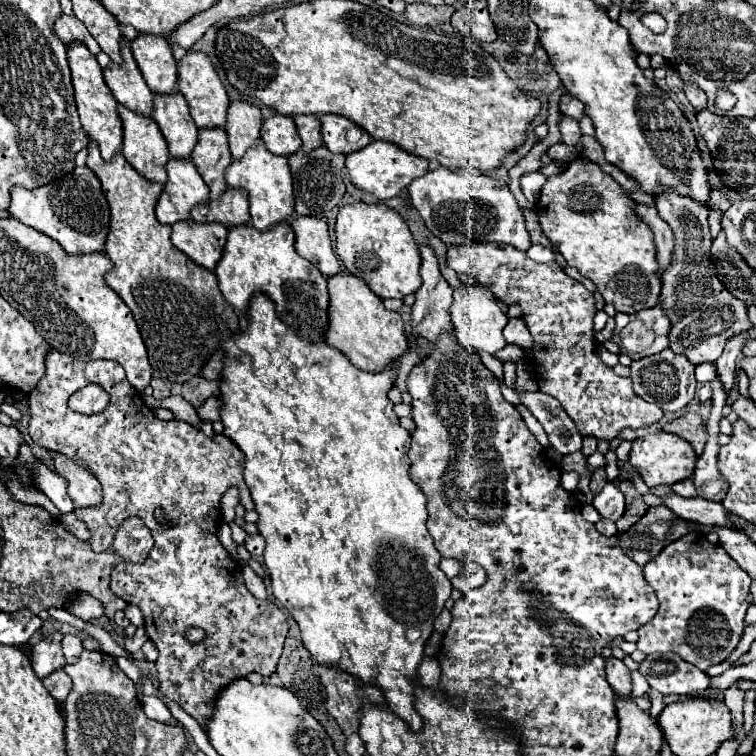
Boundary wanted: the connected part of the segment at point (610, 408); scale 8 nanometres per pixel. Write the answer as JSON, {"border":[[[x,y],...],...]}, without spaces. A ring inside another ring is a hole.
{"border":[[[482,242],[482,244],[470,244],[470,246],[450,246],[448,252],[448,266],[456,272],[468,274],[474,280],[486,284],[504,304],[512,306],[518,304],[522,308],[522,320],[526,322],[530,334],[532,334],[532,348],[524,354],[524,362],[532,366],[532,374],[536,376],[538,388],[544,394],[550,394],[558,398],[562,408],[568,412],[568,416],[574,420],[578,432],[582,436],[592,436],[596,440],[614,440],[624,428],[646,428],[656,424],[662,418],[662,410],[656,404],[650,404],[636,396],[632,390],[632,378],[622,378],[612,372],[610,366],[606,366],[598,352],[598,342],[594,338],[592,330],[592,318],[596,314],[594,296],[588,292],[578,280],[572,280],[564,274],[564,270],[556,262],[534,262],[526,256],[526,252],[514,250],[514,246],[496,244],[496,242]]]}

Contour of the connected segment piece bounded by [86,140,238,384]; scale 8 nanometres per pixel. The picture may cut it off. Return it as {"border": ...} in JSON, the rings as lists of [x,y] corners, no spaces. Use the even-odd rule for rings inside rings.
{"border":[[[94,140],[88,144],[86,166],[102,182],[102,192],[110,206],[110,234],[106,236],[104,252],[114,268],[106,274],[106,282],[130,308],[140,328],[152,376],[170,384],[184,384],[200,374],[204,362],[212,356],[212,348],[218,348],[220,344],[214,316],[222,316],[226,326],[236,332],[238,314],[228,302],[224,302],[216,274],[180,252],[170,242],[172,228],[156,220],[154,204],[162,192],[162,184],[140,176],[126,162],[122,152],[110,162],[104,162]]]}

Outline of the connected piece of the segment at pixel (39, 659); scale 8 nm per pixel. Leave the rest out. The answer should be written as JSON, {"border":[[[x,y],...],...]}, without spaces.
{"border":[[[54,632],[50,634],[50,638],[44,638],[40,640],[32,650],[32,668],[36,672],[38,678],[44,678],[48,676],[50,672],[58,670],[58,668],[64,668],[66,660],[64,660],[64,654],[62,654],[62,638],[64,634],[60,632]]]}

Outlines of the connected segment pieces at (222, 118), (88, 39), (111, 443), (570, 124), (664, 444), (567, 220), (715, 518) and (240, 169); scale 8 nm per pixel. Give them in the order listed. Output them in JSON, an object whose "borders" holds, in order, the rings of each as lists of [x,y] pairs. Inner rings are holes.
{"borders":[[[[188,52],[176,64],[178,64],[178,88],[190,106],[190,114],[196,126],[198,128],[212,128],[212,126],[222,128],[226,124],[226,110],[228,110],[230,100],[216,74],[212,60],[204,52]]],[[[60,14],[60,16],[56,18],[54,30],[56,30],[58,38],[60,38],[64,44],[70,44],[70,42],[74,42],[74,40],[80,40],[80,42],[84,42],[84,44],[88,46],[88,50],[90,50],[92,54],[98,54],[98,52],[100,52],[98,42],[92,38],[92,34],[86,30],[86,26],[84,26],[78,18],[74,18],[74,16]]],[[[54,348],[48,350],[46,374],[28,394],[28,408],[30,438],[48,450],[56,450],[80,462],[102,484],[104,502],[98,508],[78,510],[78,518],[84,520],[92,532],[90,546],[94,552],[104,552],[106,548],[110,548],[118,526],[130,516],[142,518],[150,528],[154,538],[154,548],[150,550],[150,556],[144,564],[118,562],[112,570],[110,590],[126,604],[136,604],[144,614],[146,634],[160,652],[156,660],[160,692],[170,700],[178,702],[180,708],[188,712],[202,726],[202,730],[206,730],[206,722],[210,720],[214,710],[212,704],[222,688],[250,672],[258,672],[264,678],[276,672],[276,664],[282,654],[282,644],[288,634],[288,622],[284,612],[274,602],[258,600],[246,590],[244,578],[240,574],[242,568],[224,550],[216,534],[222,522],[220,498],[230,486],[236,486],[240,490],[240,502],[244,502],[246,510],[254,508],[250,490],[246,488],[242,478],[244,456],[224,434],[216,434],[216,440],[210,440],[208,436],[204,436],[204,432],[194,430],[182,420],[158,420],[154,412],[144,404],[140,392],[130,386],[122,366],[114,360],[78,362],[66,354],[60,354]],[[88,384],[98,384],[110,394],[110,402],[100,414],[86,416],[68,408],[68,398]],[[156,508],[160,508],[172,520],[174,526],[158,526],[154,520]],[[188,626],[204,628],[206,638],[198,644],[190,644],[184,638]]],[[[560,118],[560,122],[558,122],[558,128],[560,128],[560,134],[562,134],[562,138],[560,138],[560,142],[562,144],[568,144],[568,146],[572,146],[572,144],[576,144],[578,140],[580,140],[580,136],[582,136],[582,132],[580,132],[580,128],[578,128],[578,122],[574,120],[574,118]]],[[[656,432],[656,434],[650,434],[650,436],[634,442],[634,448],[630,452],[630,464],[642,474],[642,480],[646,482],[646,486],[650,486],[650,488],[658,486],[658,484],[672,486],[672,484],[682,482],[684,478],[690,478],[694,474],[696,452],[680,436],[666,434],[666,432]]],[[[576,158],[574,162],[566,164],[560,174],[550,176],[536,202],[536,214],[540,218],[542,232],[552,242],[552,246],[558,248],[568,266],[574,266],[584,278],[592,280],[604,300],[614,304],[616,312],[622,314],[634,314],[638,310],[646,310],[648,306],[656,306],[662,286],[660,278],[656,276],[660,266],[656,262],[654,238],[650,228],[634,214],[634,204],[636,202],[624,194],[622,186],[588,158]]],[[[674,494],[664,496],[662,502],[684,520],[698,522],[698,524],[710,524],[710,526],[730,526],[732,530],[744,532],[742,526],[734,524],[728,518],[726,508],[718,502],[710,502],[710,500],[704,500],[700,496],[696,496],[694,500],[688,500],[688,498],[680,498],[680,496],[674,496]]],[[[254,144],[242,158],[232,160],[226,168],[226,182],[232,188],[244,188],[248,192],[250,202],[250,216],[252,226],[258,230],[266,230],[278,222],[290,220],[296,216],[294,212],[294,190],[292,190],[292,176],[288,168],[288,160],[284,156],[276,156],[266,150],[266,146]]]]}

